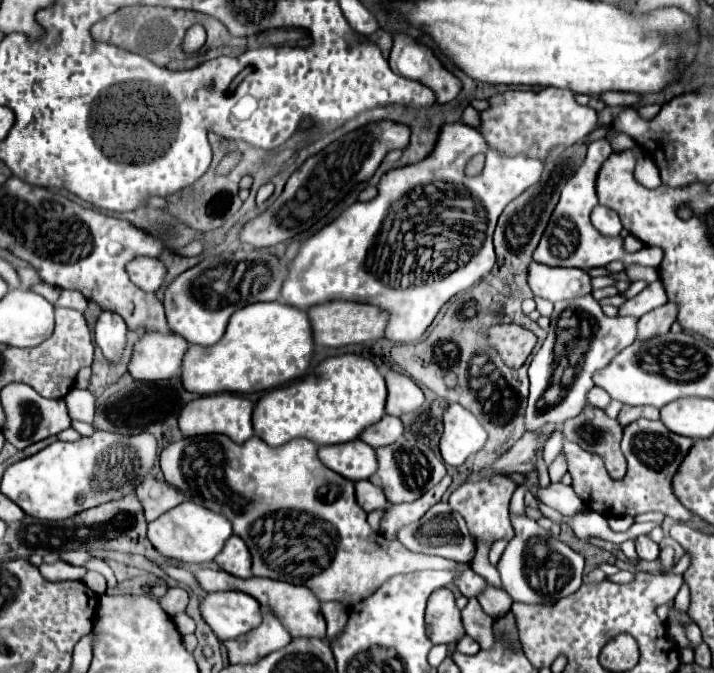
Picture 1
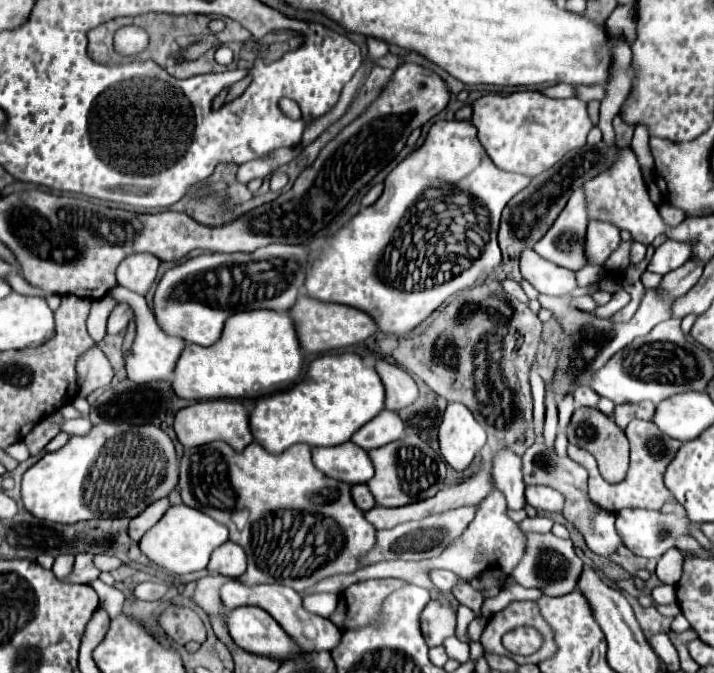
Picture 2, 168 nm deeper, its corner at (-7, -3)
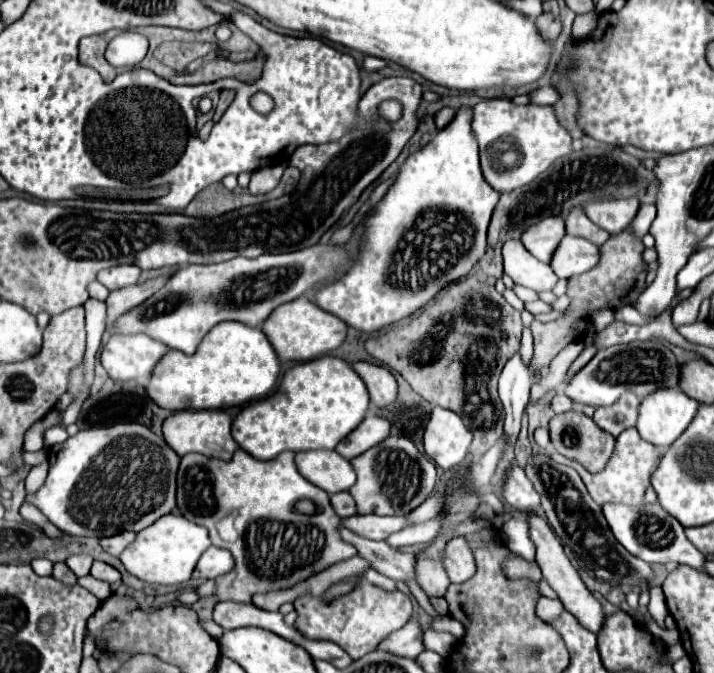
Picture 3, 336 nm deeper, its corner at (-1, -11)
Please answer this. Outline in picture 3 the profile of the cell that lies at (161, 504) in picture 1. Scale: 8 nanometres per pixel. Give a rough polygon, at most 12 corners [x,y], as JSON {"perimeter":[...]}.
{"perimeter":[[136,533],[102,537],[98,543],[106,553],[118,557]]}

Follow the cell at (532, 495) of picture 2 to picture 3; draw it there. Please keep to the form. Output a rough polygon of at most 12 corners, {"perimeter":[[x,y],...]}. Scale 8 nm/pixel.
{"perimeter":[[516,461],[502,481],[502,499],[522,513],[540,507],[540,495]]}

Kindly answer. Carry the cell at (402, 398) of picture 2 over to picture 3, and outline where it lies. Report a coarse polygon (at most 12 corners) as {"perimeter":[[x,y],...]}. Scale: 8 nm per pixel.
{"perimeter":[[352,363],[372,405],[394,403],[398,385],[386,367]]}

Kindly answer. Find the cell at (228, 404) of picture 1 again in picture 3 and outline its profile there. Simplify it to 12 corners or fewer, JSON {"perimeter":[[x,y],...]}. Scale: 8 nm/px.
{"perimeter":[[178,411],[166,443],[182,457],[228,461],[238,449],[224,411]]}

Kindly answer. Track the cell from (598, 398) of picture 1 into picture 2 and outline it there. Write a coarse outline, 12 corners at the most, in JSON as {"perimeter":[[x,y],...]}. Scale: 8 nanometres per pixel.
{"perimeter":[[578,387],[576,405],[596,407],[600,395],[590,387]]}

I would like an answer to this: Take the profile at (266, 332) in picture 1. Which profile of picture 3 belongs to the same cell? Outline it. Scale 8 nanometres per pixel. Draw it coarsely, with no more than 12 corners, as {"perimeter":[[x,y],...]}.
{"perimeter":[[218,323],[170,349],[146,395],[162,409],[228,409],[274,391],[258,327]]}

